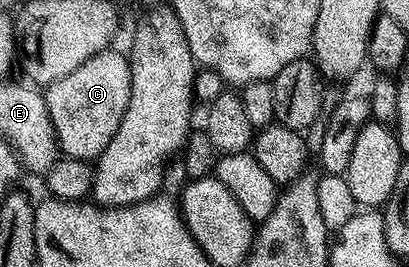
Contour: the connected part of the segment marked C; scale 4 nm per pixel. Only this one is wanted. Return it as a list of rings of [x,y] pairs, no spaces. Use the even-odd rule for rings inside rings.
[[[115,48],[103,49],[98,55],[86,59],[82,67],[70,71],[43,90],[44,102],[50,111],[50,123],[54,123],[56,141],[65,157],[82,159],[92,163],[106,151],[126,107],[130,103],[132,66],[129,58],[115,53]]]

